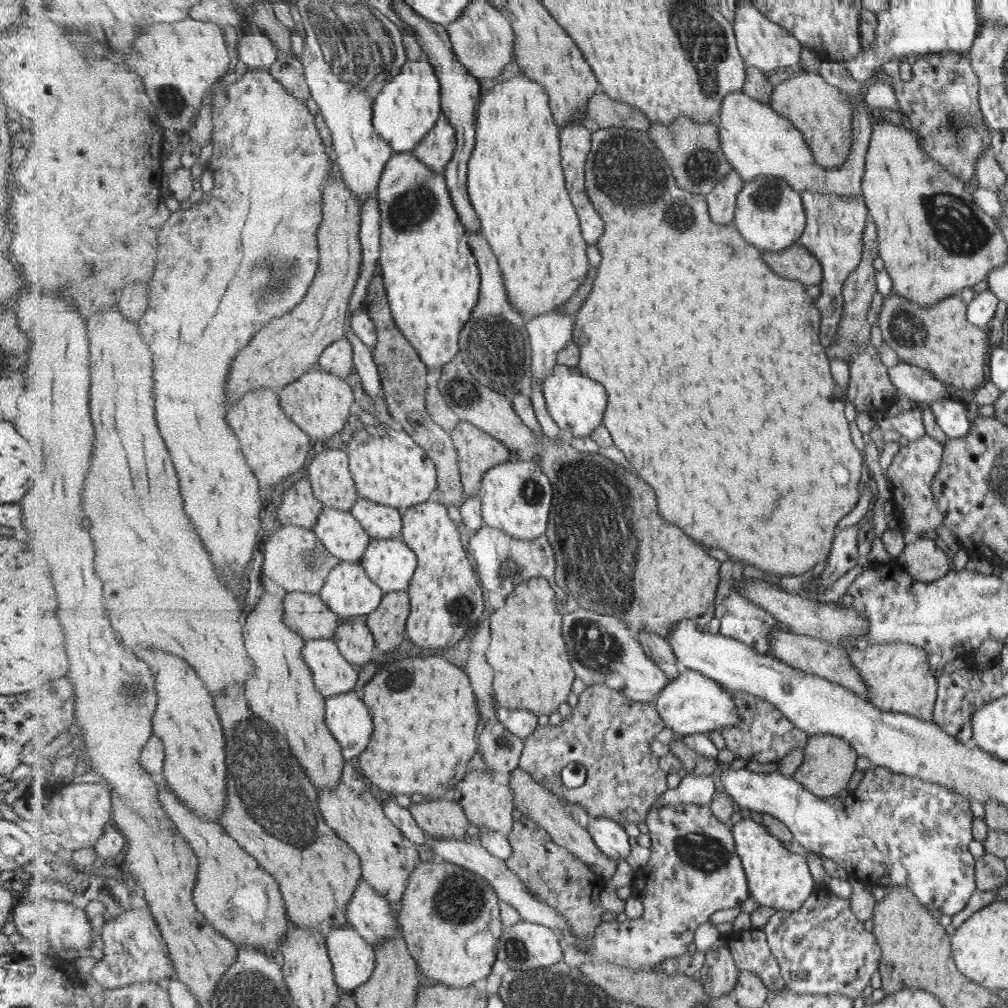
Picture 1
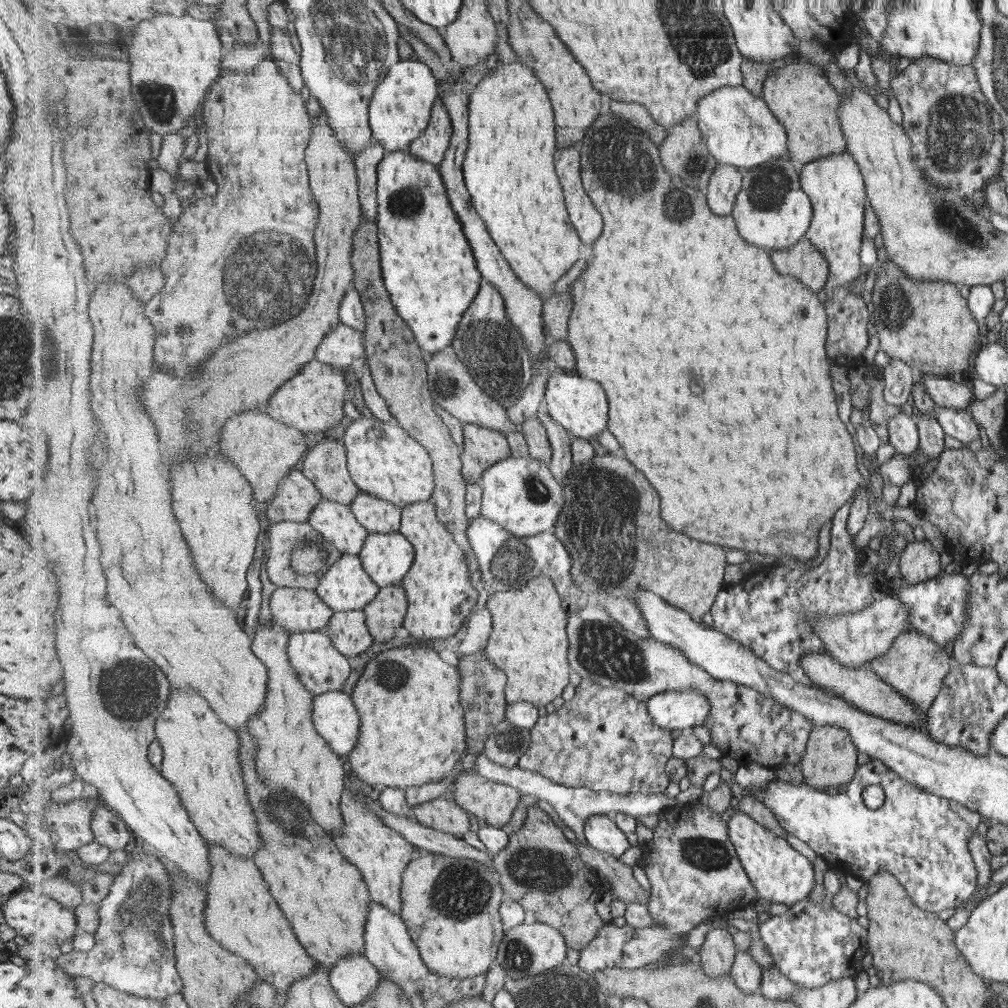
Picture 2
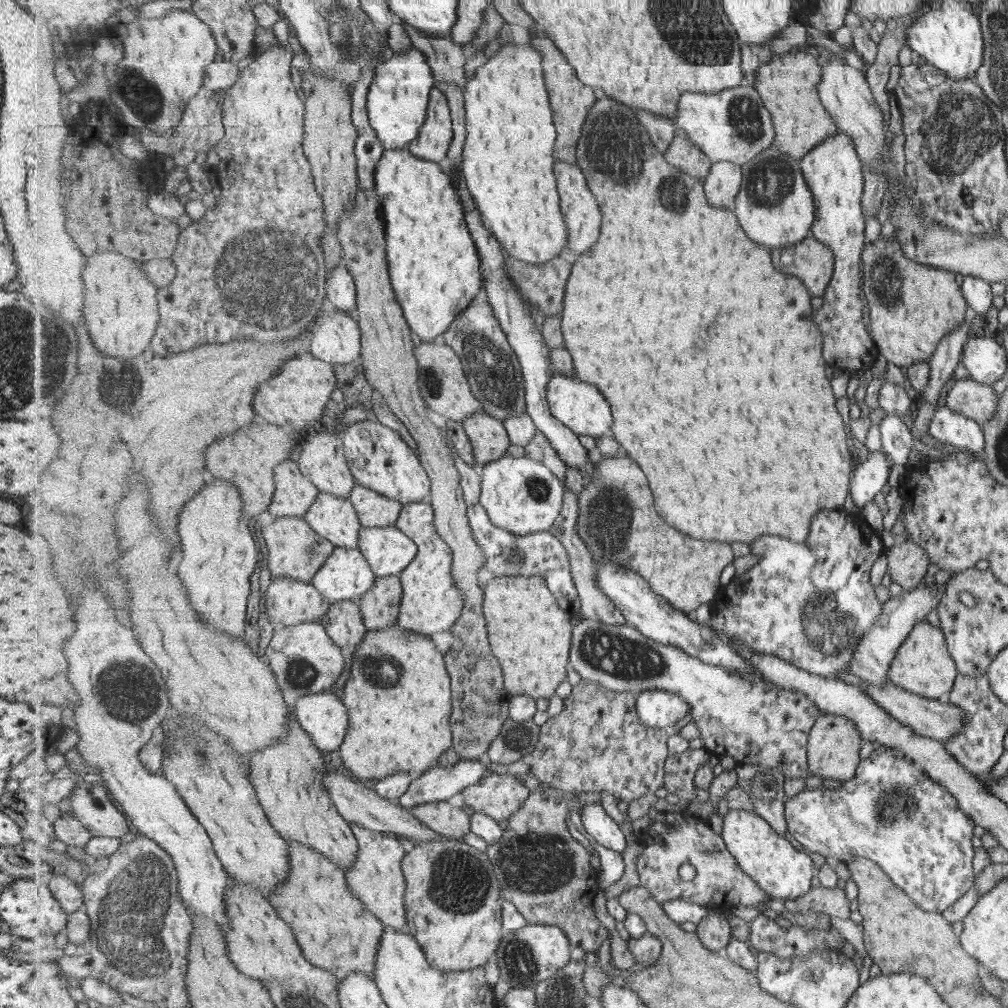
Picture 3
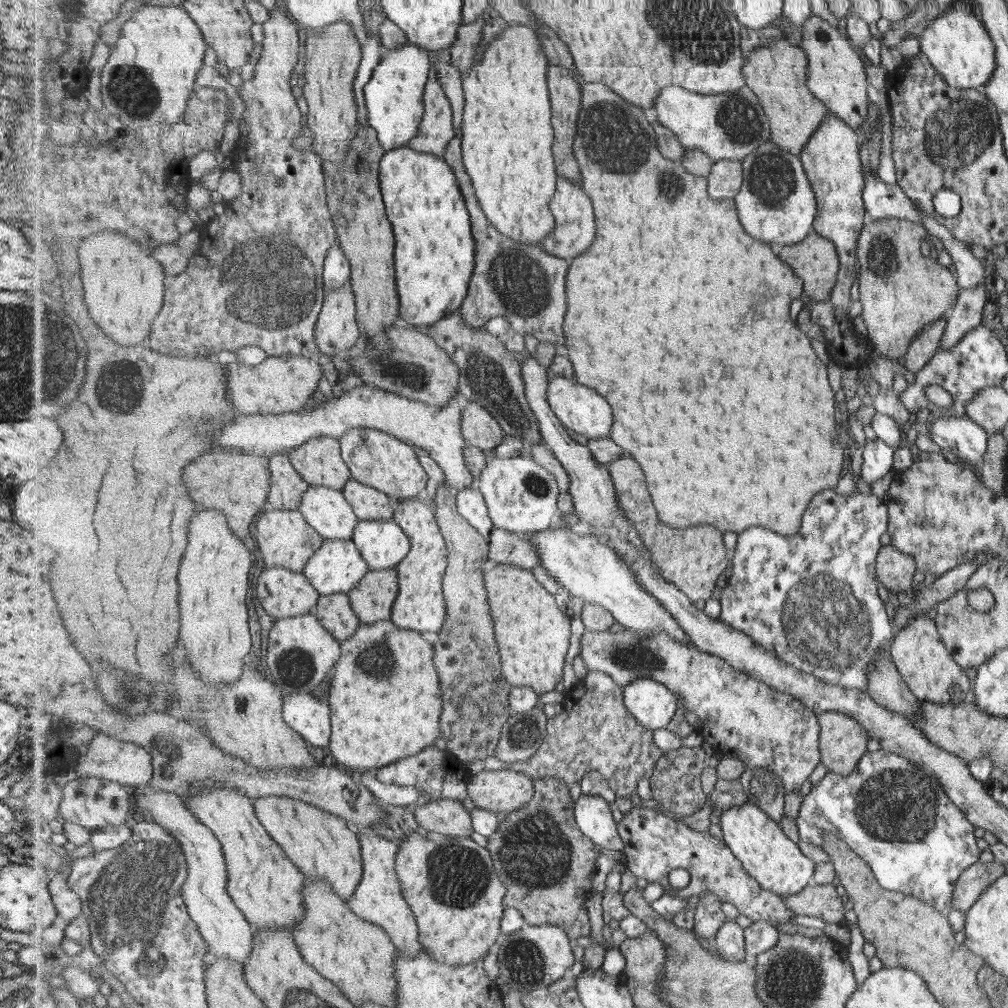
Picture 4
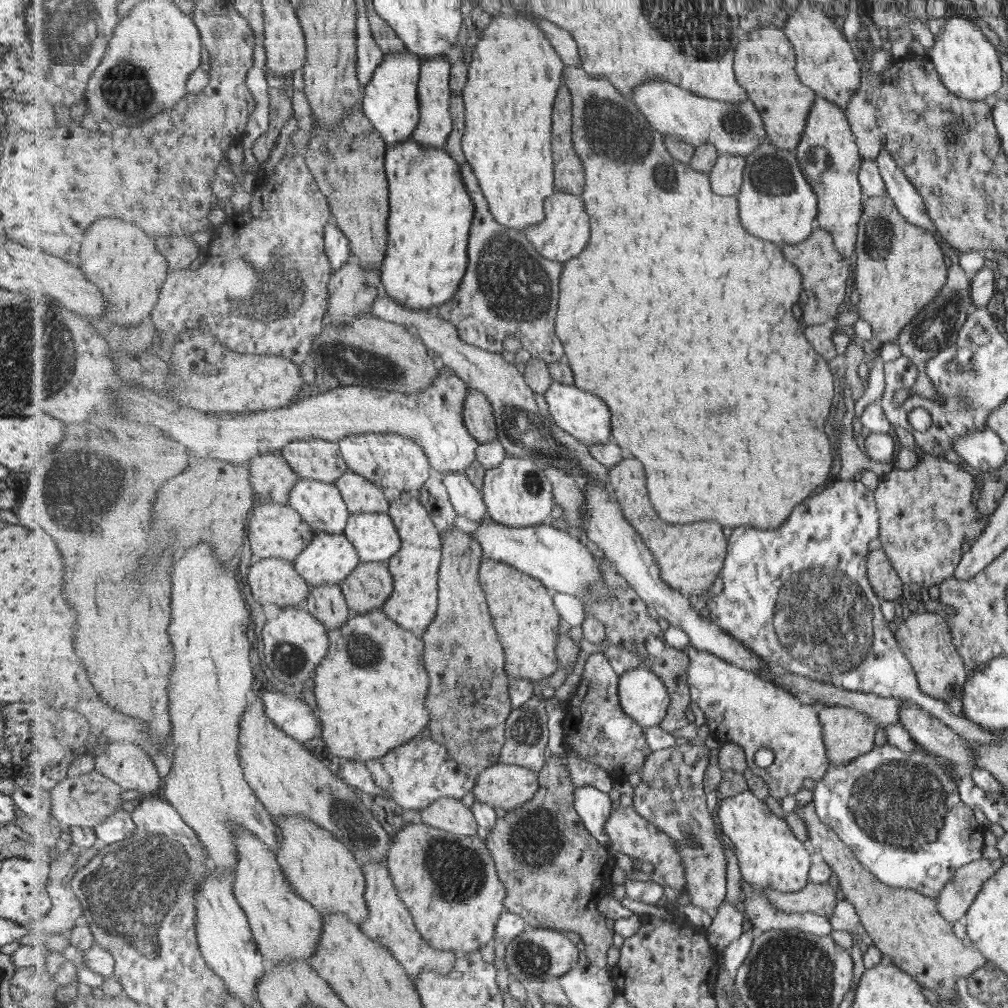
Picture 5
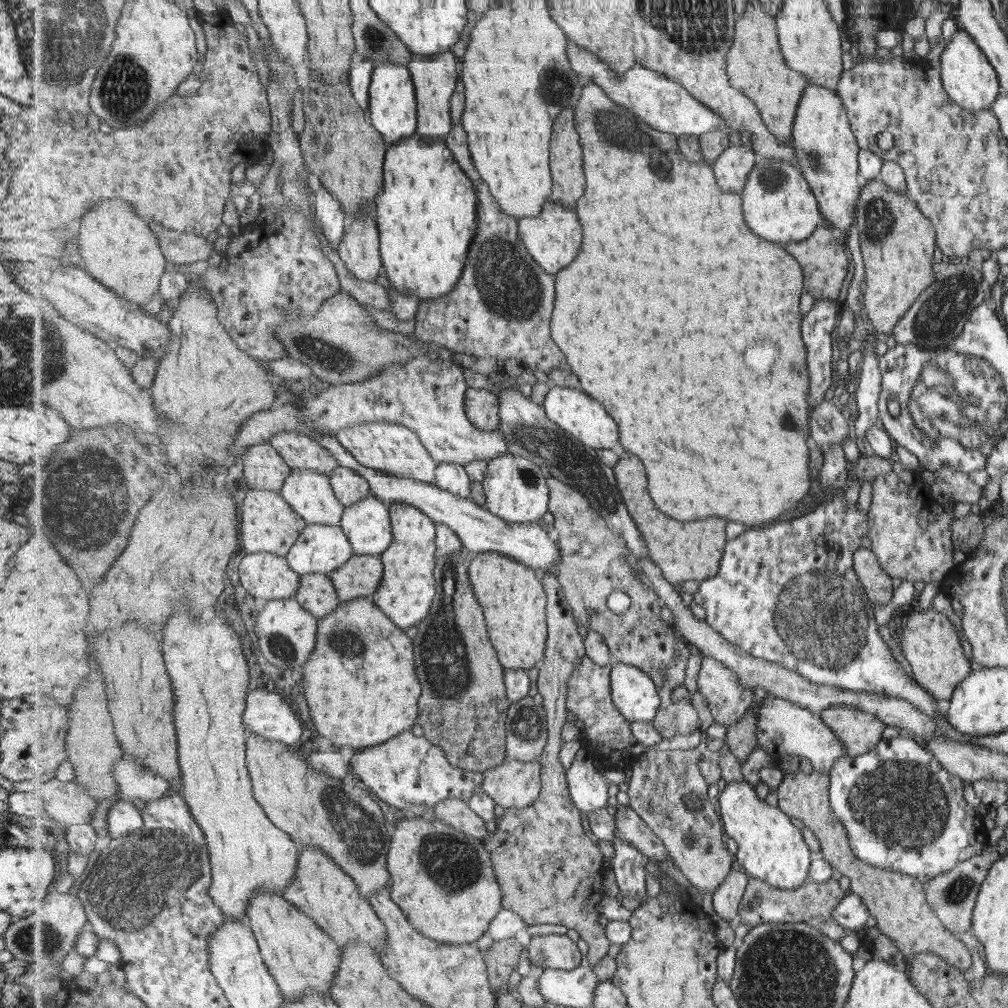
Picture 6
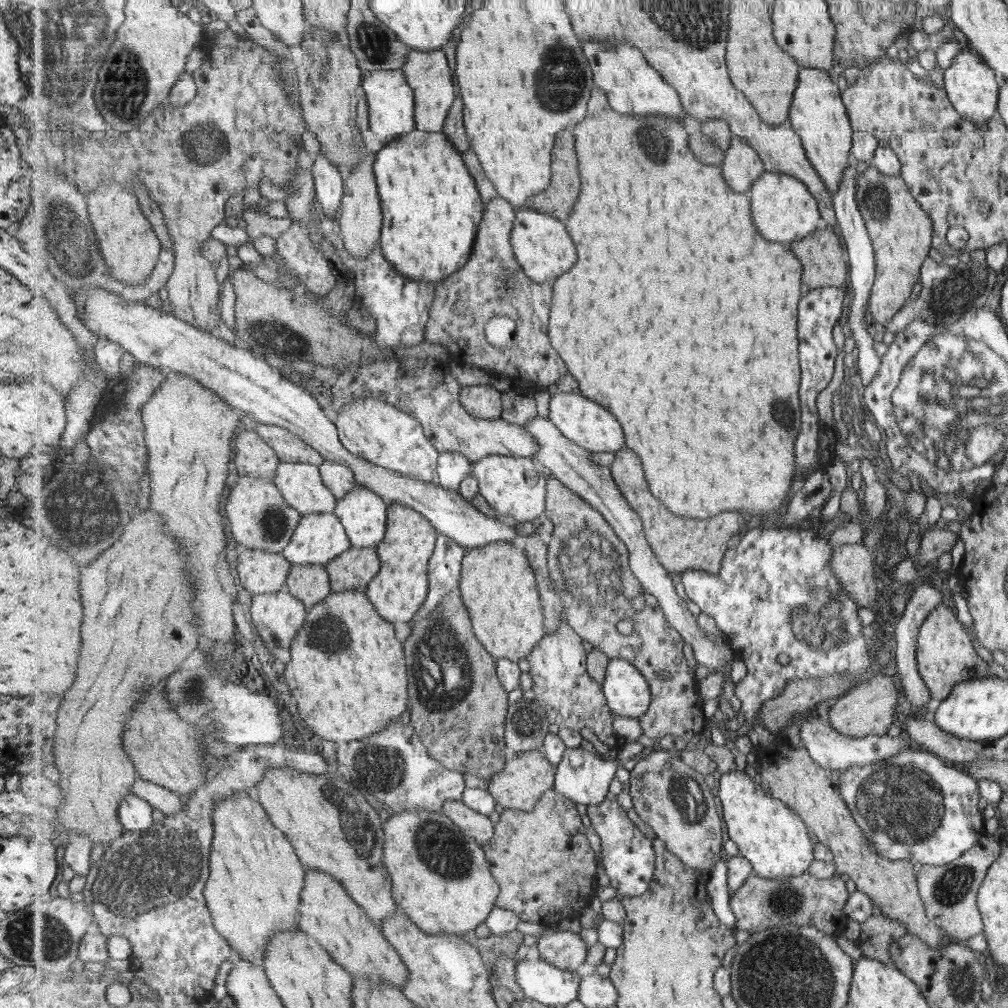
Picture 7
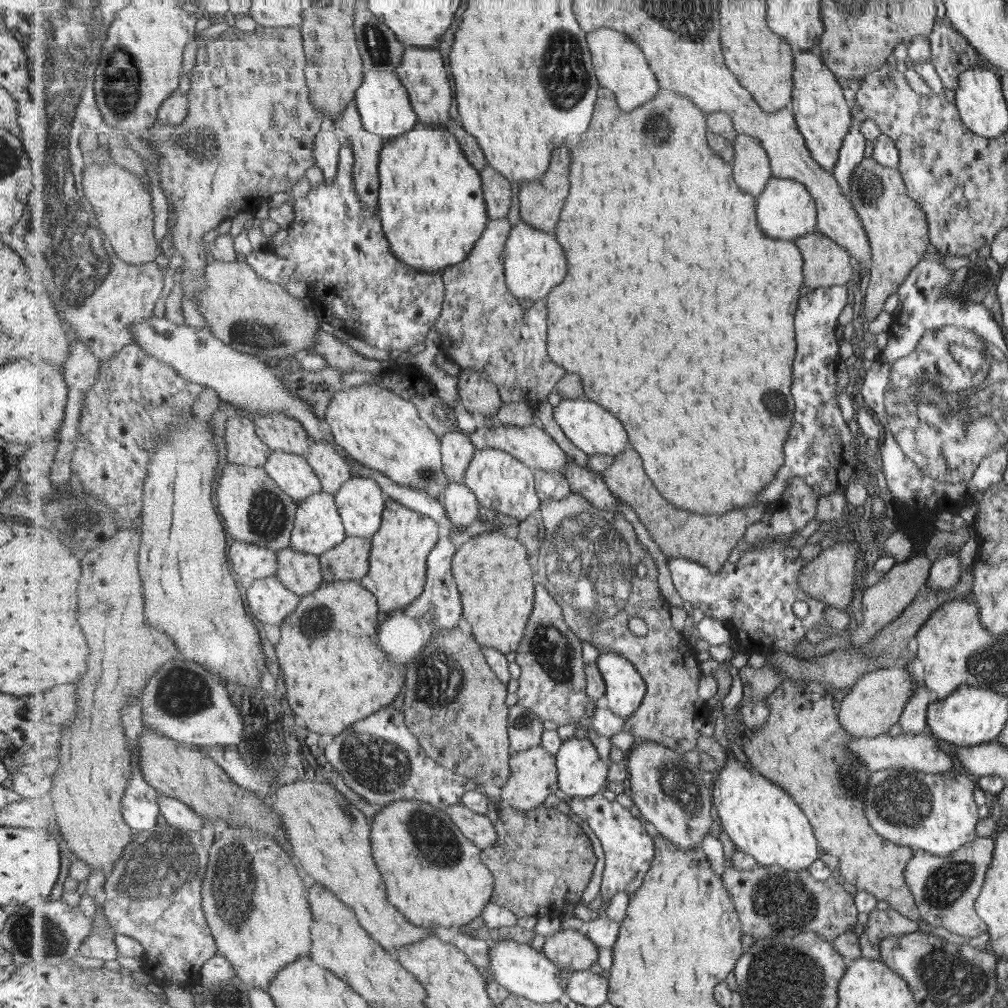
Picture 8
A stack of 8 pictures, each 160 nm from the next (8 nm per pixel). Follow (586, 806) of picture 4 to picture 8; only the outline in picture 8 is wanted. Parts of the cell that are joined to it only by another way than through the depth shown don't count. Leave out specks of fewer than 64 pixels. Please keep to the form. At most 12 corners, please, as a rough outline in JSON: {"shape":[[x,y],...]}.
{"shape":[[591,739],[564,740],[556,760],[560,790],[589,798],[609,767]]}

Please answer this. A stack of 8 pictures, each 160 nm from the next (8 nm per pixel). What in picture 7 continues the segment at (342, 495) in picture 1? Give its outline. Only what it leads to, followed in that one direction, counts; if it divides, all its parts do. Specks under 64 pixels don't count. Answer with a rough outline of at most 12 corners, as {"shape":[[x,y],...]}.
{"shape":[[263,424],[257,431],[280,459],[318,467],[326,458],[297,433]]}

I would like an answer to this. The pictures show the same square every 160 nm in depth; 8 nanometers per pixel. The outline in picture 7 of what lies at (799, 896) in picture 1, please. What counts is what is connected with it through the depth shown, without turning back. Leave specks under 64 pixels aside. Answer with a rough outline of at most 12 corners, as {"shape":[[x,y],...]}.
{"shape":[[745,771],[722,773],[730,840],[765,879],[815,861],[804,818]]}

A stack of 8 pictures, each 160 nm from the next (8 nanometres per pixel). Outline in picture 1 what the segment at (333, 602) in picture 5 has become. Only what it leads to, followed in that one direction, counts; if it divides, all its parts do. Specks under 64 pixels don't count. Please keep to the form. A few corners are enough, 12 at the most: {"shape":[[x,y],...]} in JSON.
{"shape":[[367,615],[342,621],[333,639],[357,667],[379,655]]}

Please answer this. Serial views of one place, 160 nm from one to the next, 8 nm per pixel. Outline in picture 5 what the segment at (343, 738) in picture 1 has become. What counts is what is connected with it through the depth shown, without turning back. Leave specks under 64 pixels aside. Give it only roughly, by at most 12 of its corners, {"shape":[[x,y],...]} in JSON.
{"shape":[[263,690],[267,716],[305,743],[317,736],[317,712],[280,690]]}

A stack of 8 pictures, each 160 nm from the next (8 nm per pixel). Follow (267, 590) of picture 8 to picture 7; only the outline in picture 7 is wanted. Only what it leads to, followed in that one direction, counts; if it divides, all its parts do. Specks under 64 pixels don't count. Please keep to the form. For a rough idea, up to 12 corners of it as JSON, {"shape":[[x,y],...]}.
{"shape":[[286,588],[254,595],[253,624],[289,656],[308,609]]}

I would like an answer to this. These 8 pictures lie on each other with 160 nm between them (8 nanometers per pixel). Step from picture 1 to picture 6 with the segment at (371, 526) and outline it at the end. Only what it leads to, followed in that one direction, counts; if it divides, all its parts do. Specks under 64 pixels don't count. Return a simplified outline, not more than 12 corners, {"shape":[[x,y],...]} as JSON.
{"shape":[[336,468],[330,481],[345,507],[373,496],[367,478]]}

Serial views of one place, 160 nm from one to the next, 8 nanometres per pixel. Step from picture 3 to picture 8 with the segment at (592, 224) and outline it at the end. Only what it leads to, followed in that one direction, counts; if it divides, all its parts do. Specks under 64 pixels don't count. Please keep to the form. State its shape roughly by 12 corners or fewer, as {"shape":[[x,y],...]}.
{"shape":[[521,220],[504,252],[509,290],[537,303],[567,276],[556,233]]}

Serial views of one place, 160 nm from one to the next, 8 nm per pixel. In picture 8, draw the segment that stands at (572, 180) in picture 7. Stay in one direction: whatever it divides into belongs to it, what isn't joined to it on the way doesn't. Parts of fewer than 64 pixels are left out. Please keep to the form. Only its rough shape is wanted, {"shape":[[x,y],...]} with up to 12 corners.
{"shape":[[569,148],[539,182],[521,182],[520,220],[557,232],[569,196]]}

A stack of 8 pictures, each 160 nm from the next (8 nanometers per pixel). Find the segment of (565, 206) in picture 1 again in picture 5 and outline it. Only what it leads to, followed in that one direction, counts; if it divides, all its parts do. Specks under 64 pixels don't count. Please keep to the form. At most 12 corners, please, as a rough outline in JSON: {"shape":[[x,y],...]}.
{"shape":[[524,13],[482,32],[463,148],[495,218],[557,192],[565,64]]}

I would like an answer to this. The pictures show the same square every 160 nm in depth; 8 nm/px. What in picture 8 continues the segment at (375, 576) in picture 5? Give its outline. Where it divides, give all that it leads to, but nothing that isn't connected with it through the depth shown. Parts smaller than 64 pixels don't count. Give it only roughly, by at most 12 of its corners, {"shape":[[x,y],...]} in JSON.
{"shape":[[347,540],[320,556],[325,581],[369,574],[372,540]]}

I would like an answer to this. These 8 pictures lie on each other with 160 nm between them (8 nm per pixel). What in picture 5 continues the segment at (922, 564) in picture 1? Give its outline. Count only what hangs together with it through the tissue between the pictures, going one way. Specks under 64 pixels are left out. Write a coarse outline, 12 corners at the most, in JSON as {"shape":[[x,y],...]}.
{"shape":[[870,552],[868,577],[877,596],[895,602],[901,584],[889,558]]}

